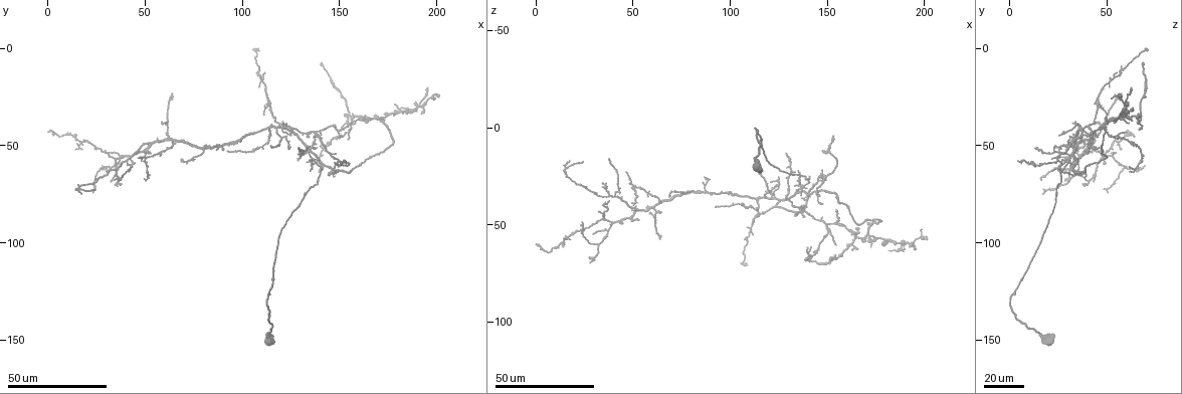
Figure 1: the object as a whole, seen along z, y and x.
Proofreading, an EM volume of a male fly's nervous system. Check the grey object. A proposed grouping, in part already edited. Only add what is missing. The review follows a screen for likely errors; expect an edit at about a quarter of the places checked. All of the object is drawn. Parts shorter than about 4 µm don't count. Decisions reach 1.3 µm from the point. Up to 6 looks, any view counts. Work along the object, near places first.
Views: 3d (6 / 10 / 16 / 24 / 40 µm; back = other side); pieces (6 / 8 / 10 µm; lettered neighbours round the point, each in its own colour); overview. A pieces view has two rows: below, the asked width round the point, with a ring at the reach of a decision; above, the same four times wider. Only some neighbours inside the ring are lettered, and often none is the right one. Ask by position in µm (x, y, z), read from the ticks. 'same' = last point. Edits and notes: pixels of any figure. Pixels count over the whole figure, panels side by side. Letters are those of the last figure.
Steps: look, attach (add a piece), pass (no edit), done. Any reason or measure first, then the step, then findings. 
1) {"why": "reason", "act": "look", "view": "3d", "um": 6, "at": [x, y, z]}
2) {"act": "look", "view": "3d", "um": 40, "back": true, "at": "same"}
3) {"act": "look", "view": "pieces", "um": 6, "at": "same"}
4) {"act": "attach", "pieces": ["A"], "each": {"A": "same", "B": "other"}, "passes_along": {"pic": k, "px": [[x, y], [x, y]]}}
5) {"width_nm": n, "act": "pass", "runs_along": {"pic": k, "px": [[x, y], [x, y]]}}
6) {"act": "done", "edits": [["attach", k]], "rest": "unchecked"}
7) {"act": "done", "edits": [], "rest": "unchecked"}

{"why": "branch stops here", "act": "look", "view": "3d", "um": 24, "at": [52, 55, 48]}

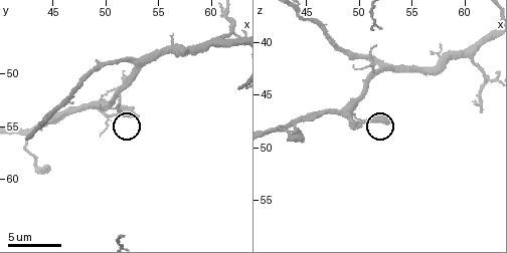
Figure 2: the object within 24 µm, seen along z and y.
{"act": "look", "view": "pieces", "um": 6, "at": [52.8, 54.2, 47.4]}

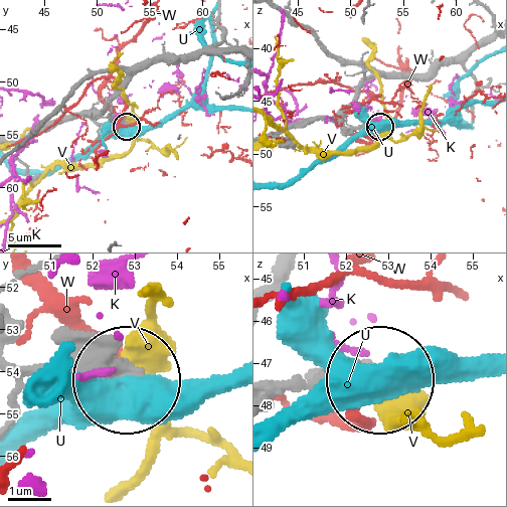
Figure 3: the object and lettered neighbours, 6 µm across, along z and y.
{"act": "pass", "each": {"K": "other", "U": "other", "V": "other", "W": "other"}, "runs_along": {"pic": 3, "px": [[21, 368], [126, 372]]}, "found": "no lettered piece goes on from it"}

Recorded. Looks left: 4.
{"why": "thin end", "act": "look", "view": "3d", "um": 24, "at": [86, 51, 25]}

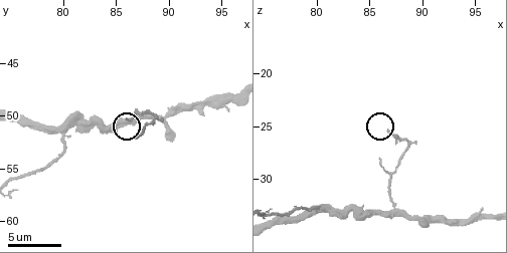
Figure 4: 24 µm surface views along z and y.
{"act": "look", "view": "pieces", "um": 8, "at": [86.6, 52.0, 25.4]}

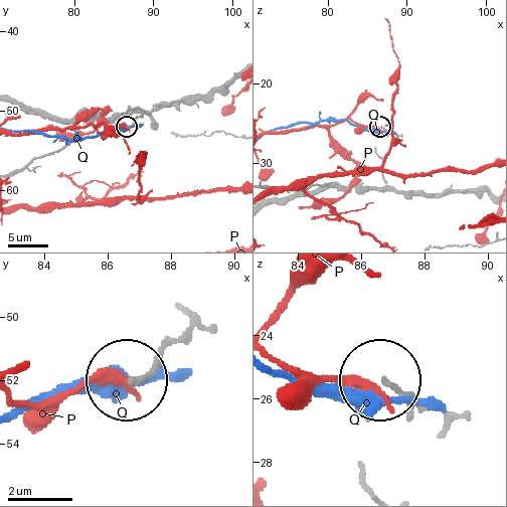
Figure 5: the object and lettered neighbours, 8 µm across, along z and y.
{"act": "pass", "each": {"P": "other", "Q": "other"}, "runs_along": {"pic": 5, "px": [[182, 311], [190, 325], [131, 378]]}, "found": "none of them fits"}

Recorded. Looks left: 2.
{"act": "look", "view": "3d", "um": 24, "at": [154, 44, 60]}

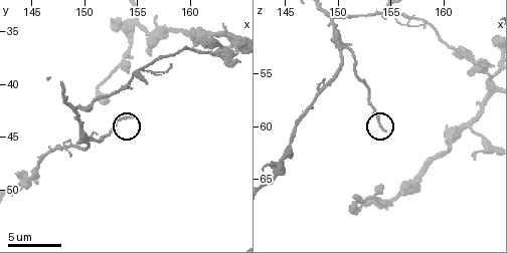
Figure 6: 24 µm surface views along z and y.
{"why": "see the neighbours", "act": "look", "view": "pieces", "um": 10, "at": [154.2, 43.0, 60.2]}

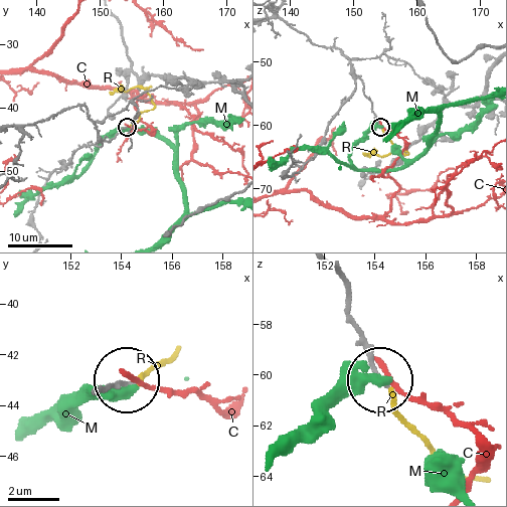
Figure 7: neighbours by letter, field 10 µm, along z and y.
{"width_nm": 160, "act": "attach", "pieces": ["R"], "each": {"C": "other", "M": "other", "R": "same"}, "found": "the neuron continues"}

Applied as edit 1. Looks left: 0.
{"act": "done", "edits": [["attach", 7]], "rest": "unchecked"}

